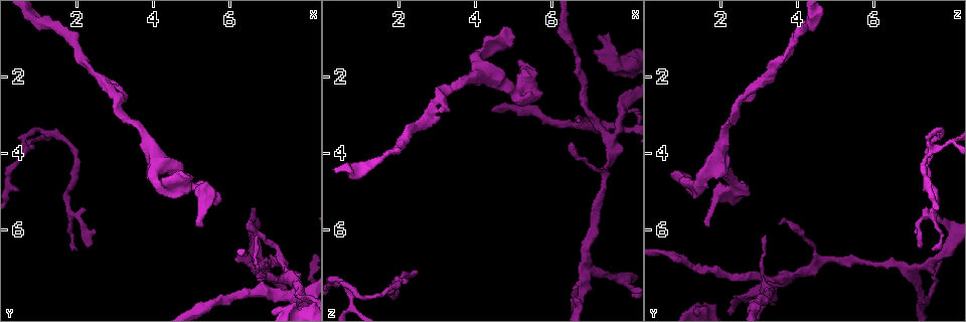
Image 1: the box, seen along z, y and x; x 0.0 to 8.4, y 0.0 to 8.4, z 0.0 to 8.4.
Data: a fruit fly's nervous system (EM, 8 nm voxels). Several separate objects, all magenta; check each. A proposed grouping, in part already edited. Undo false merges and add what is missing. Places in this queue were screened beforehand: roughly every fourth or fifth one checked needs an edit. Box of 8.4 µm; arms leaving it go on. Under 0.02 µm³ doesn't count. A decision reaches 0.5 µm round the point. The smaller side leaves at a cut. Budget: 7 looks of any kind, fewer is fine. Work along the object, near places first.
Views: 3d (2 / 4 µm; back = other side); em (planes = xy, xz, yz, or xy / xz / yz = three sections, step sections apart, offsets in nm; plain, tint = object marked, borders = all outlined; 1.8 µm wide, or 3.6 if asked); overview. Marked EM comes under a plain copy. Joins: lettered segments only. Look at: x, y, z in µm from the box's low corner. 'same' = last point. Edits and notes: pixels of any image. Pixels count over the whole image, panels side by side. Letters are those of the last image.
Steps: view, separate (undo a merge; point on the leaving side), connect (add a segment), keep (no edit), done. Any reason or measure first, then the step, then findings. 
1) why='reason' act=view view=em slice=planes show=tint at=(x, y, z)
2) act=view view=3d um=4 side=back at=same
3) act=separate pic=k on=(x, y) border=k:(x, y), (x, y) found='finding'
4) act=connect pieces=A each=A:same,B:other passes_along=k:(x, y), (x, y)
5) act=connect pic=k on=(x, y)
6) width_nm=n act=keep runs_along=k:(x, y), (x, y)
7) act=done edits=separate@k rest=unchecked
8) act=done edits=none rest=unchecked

why='arms part here' act=view view=em slice=xz step=4 show=tint at=(6.90, 7.10, 6.90)

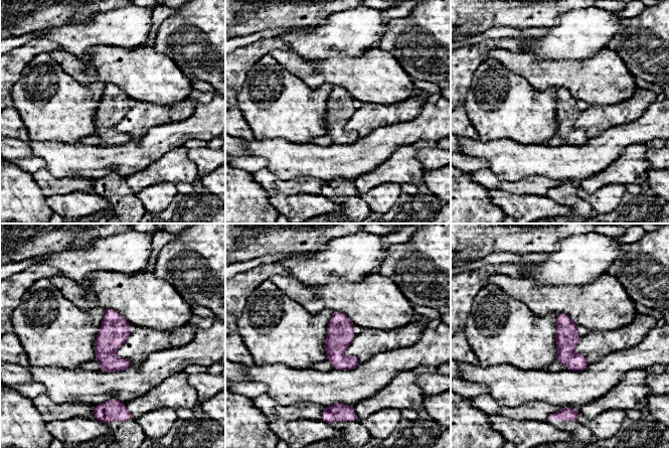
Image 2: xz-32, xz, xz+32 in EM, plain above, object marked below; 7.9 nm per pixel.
why='what lies round it' act=view view=em slice=xz step=4 show=borders at=same

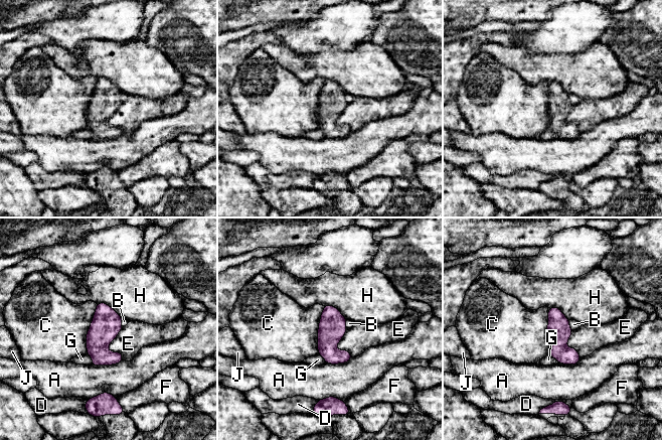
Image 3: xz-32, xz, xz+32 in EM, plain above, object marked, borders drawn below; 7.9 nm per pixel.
act=keep each=A:other,B:other,C:other,D:other,E:other,F:other,G:other,H:other,J:other border=3:(97, 304), (87, 333), (87, 353) found='continuous, no second neuron'

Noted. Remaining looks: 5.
why='branch stops here' act=view view=em slice=xz step=8 show=tint at=(6.70, 5.50, 7.50)

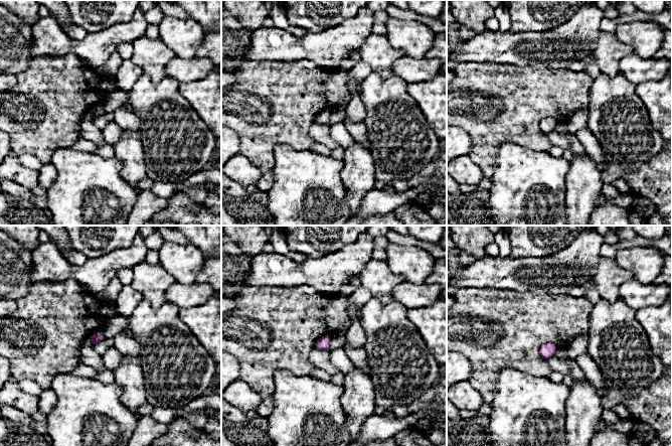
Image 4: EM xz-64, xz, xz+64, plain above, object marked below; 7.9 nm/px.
act=view view=em slice=yz step=8 show=borders at=same

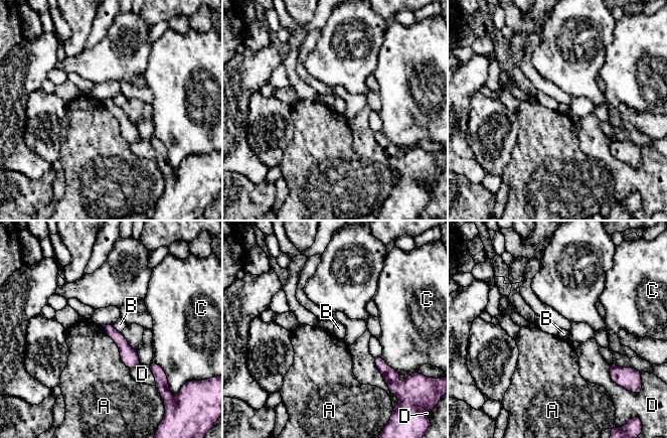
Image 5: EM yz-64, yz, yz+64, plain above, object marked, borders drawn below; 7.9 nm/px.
act=keep each=A:other,B:other,C:other,D:other border=5:(112, 324), (121, 332) found='none of them fits'

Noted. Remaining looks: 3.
why='four-way junction' act=view view=3d um=4 at=(0.65, 3.75, 7.45)

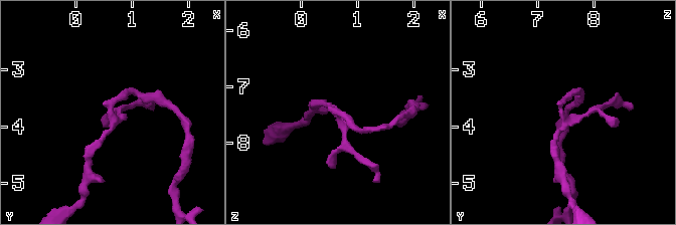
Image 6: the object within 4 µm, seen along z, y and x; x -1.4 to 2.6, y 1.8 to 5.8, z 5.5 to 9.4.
why='now the EM' act=view view=em slice=xy step=16 show=tint at=(0.60, 3.80, 7.40)

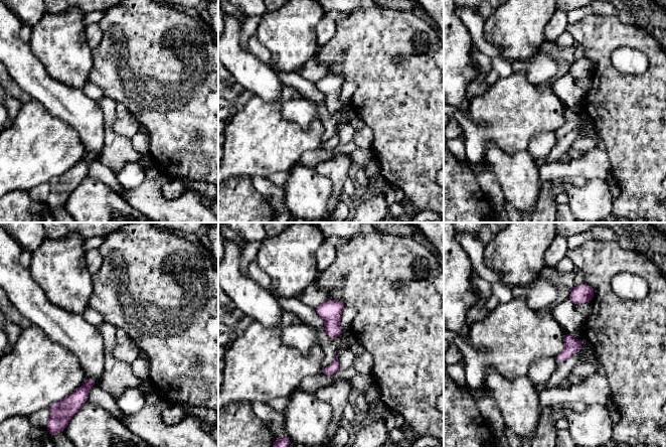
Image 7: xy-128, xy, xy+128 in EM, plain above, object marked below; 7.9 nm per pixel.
why='cut it another way' act=view view=em slice=planes show=borders at=same

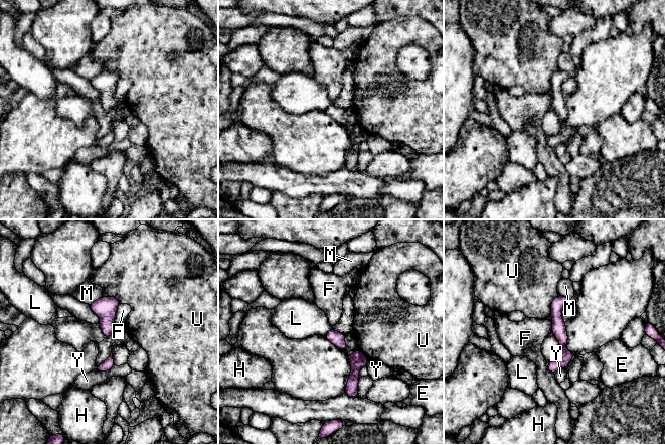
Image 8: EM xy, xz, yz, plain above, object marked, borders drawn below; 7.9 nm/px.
longest_contact=F:190nm act=keep each=E:other,F:other,H:other,L:other,M:other,U:other,Y:other runs_along=8:(561, 298), (562, 359), (552, 369) found='continuous, no second neuron'

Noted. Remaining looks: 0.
act=done edits=none rest=unchecked

